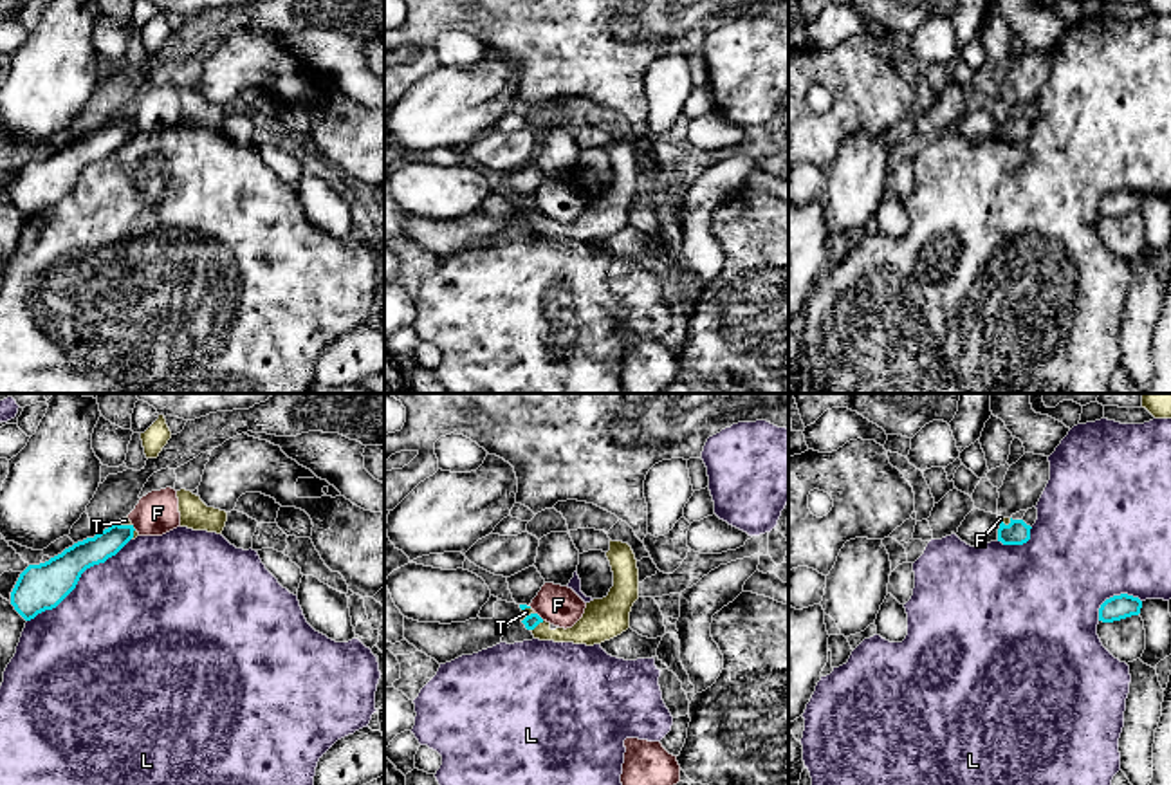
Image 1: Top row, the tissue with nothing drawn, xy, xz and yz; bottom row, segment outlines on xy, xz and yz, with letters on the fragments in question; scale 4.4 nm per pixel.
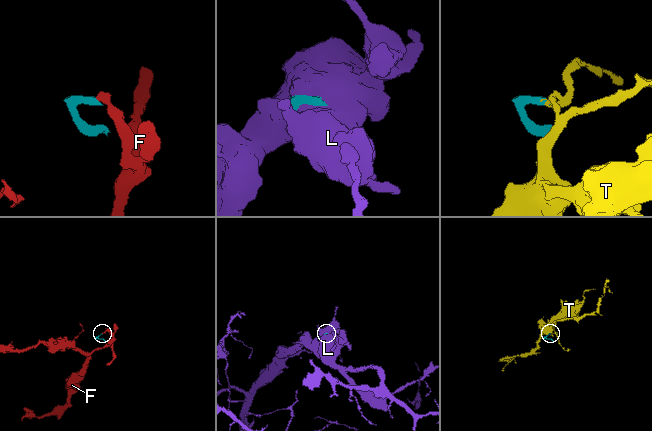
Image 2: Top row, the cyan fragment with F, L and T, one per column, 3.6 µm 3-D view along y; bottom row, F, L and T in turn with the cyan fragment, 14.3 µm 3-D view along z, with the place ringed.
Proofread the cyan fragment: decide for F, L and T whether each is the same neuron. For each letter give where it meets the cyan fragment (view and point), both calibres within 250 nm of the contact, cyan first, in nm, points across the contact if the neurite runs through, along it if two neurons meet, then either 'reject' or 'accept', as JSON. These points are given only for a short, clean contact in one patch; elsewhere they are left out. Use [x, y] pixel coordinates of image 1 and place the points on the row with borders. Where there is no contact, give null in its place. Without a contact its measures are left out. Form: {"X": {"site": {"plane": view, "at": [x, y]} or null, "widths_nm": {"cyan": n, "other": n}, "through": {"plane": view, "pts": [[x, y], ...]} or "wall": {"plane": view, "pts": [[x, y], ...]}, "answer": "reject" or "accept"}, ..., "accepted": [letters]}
{"F": {"site": {"plane": "xz", "at": [538, 616]}, "widths_nm": {"cyan": 70, "other": 180}, "wall": {"plane": "xz", "pts": [[536, 612], [544, 619]]}, "answer": "reject"}, "L": {"site": {"plane": "xy", "at": [78, 580]}, "widths_nm": {"cyan": 220, "other": 480}, "answer": "reject"}, "T": {"site": {"plane": "xz", "at": [536, 625]}, "widths_nm": {"cyan": 70, "other": 140}, "through": {"plane": "xz", "pts": [[531, 621], [536, 625], [545, 634], [592, 628]]}, "answer": "accept"}, "accepted": ["T"]}

